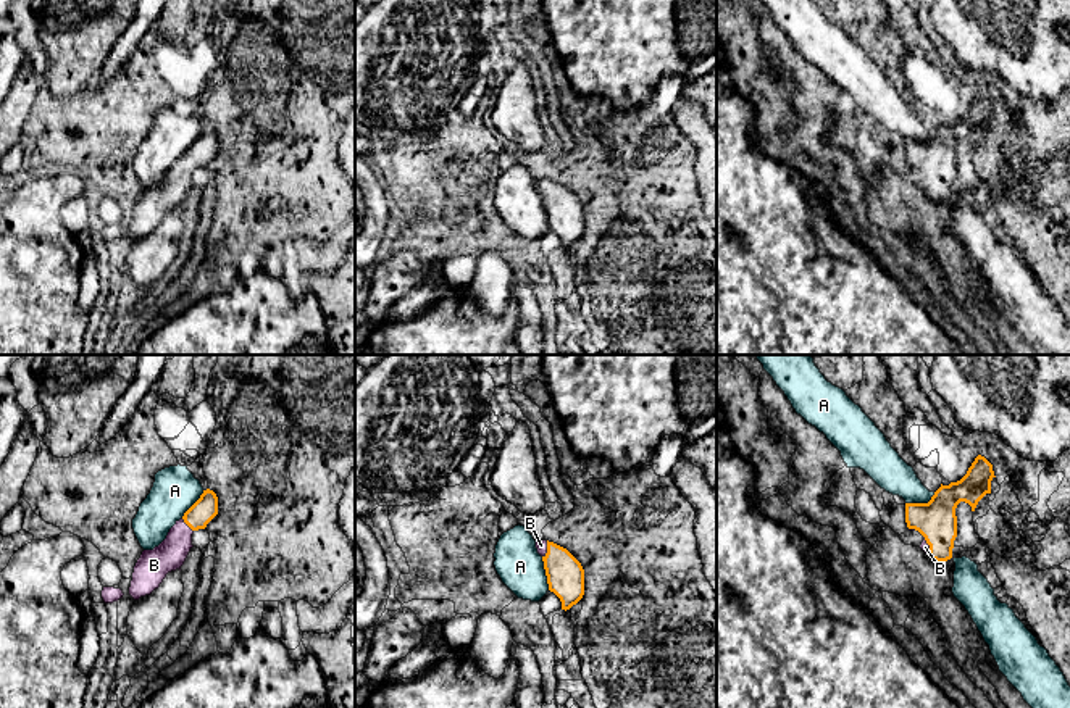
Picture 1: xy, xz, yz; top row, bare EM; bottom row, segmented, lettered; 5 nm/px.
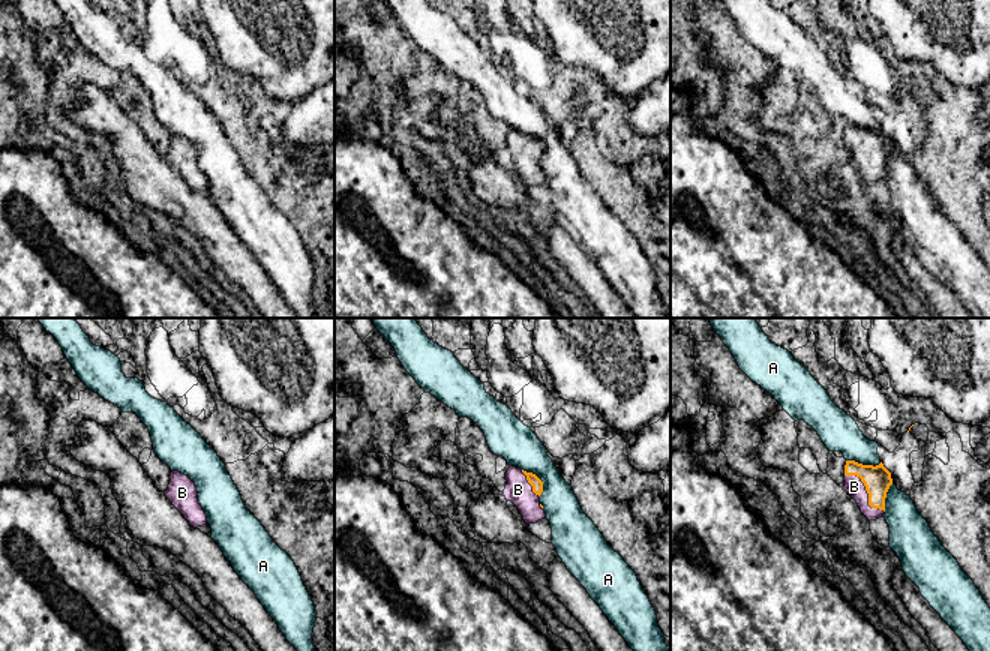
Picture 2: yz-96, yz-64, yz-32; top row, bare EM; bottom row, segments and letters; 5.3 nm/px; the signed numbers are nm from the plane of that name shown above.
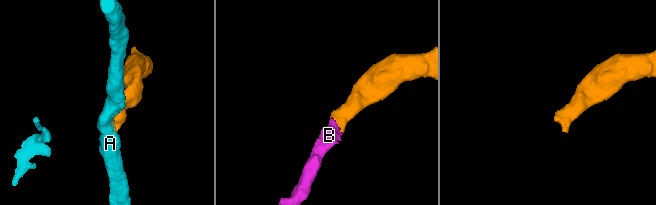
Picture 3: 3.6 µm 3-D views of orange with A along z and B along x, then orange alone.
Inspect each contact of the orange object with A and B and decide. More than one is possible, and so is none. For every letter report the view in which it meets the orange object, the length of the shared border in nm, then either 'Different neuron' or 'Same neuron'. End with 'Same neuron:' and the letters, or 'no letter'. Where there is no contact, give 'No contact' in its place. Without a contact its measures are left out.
A: Touches orange in xz. Shared border 170 nm. Different neuron
B: Touches orange in xy. Shared border 90 nm. Same neuron
Same neuron: B

